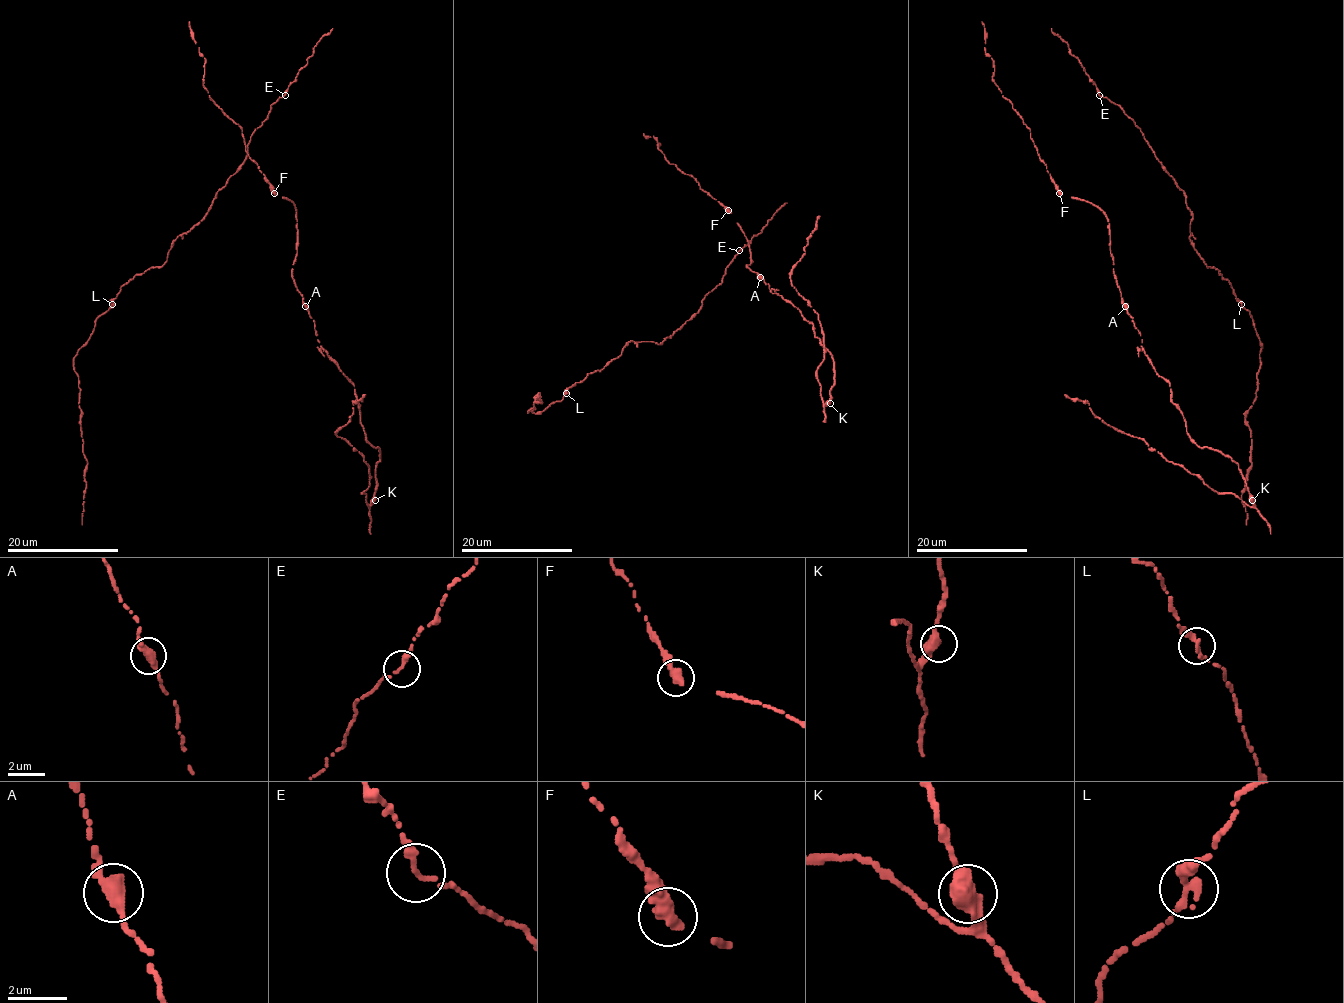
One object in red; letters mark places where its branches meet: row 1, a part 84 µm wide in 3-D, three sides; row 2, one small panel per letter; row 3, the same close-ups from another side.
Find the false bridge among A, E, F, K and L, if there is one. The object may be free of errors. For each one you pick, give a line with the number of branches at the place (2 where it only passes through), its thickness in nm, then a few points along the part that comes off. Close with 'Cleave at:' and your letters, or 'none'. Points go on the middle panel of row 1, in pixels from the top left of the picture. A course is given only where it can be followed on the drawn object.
Cleave at: none

